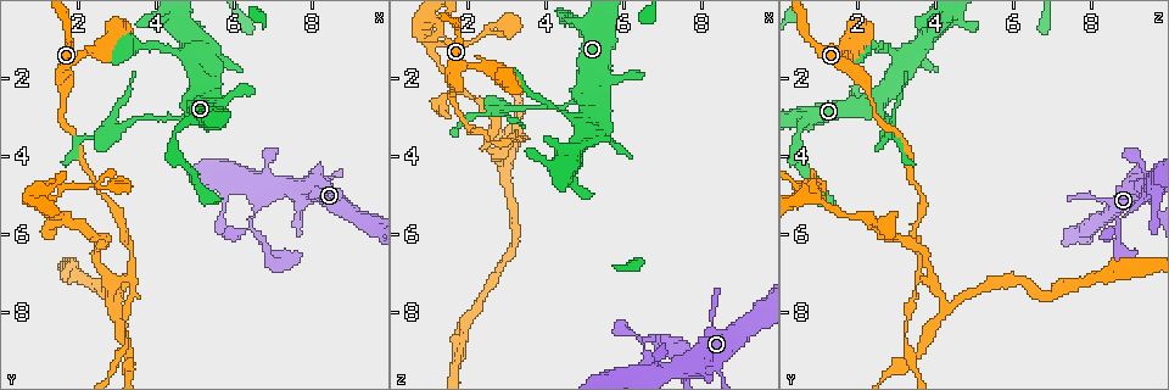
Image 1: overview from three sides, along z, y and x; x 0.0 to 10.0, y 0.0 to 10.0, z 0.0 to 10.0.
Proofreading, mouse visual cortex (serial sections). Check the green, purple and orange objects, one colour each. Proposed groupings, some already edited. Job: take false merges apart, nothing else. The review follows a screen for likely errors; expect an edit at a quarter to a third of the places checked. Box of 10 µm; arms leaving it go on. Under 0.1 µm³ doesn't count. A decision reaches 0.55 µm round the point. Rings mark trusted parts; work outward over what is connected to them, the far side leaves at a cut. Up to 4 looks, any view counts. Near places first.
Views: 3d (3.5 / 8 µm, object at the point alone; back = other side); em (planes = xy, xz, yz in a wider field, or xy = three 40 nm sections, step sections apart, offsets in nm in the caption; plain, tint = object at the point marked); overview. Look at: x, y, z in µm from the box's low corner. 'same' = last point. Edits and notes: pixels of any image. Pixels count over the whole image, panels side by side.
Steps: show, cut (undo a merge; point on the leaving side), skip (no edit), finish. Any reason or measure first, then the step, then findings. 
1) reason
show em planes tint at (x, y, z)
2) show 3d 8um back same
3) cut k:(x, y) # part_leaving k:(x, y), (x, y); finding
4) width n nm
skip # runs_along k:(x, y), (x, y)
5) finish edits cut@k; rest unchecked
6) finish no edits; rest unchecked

three-way junction
show 3d 3.5um at (2.95, 7.30, 3.90)

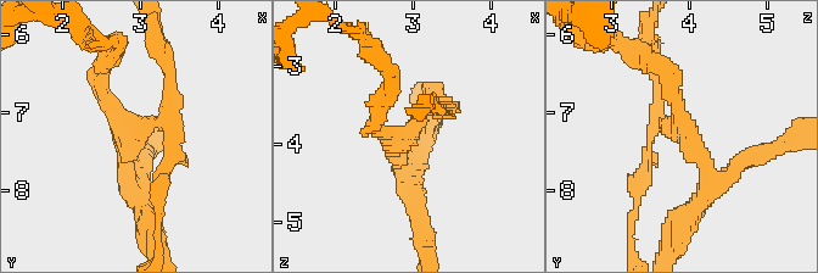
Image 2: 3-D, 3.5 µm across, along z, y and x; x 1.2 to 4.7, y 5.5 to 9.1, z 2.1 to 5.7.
show em xy step 3 tint at (2.95, 7.20, 3.85)

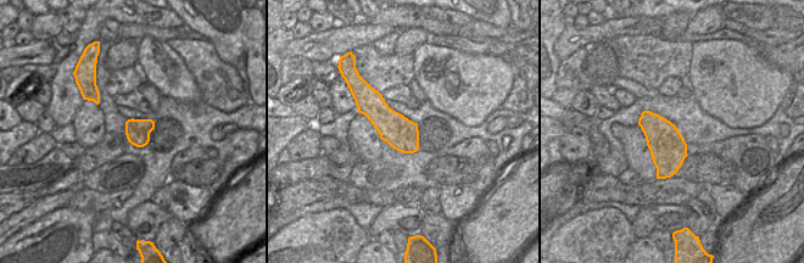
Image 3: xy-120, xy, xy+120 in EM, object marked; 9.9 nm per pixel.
cut 2:(130, 149) # part_leaving 2:(155, 118), (140, 167); two cells meet here

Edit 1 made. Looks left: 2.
sudden change in width
show 3d 3.5um at (6.75, 6.20, 8.65)

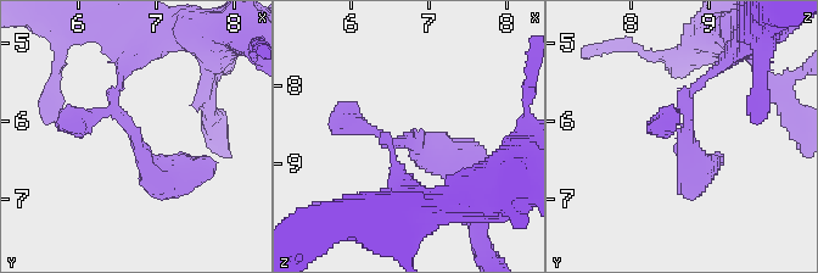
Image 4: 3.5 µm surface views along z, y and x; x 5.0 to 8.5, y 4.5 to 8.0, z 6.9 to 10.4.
show em xy step 5 tint at (6.70, 6.15, 8.70)

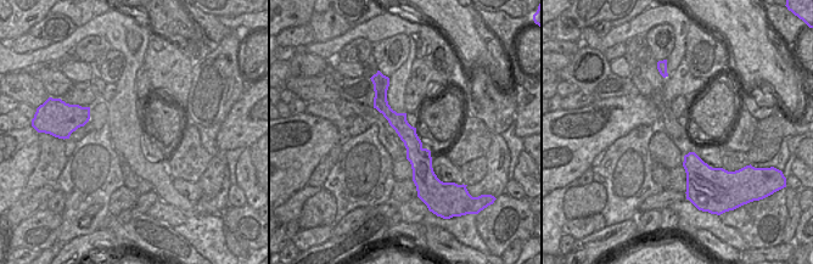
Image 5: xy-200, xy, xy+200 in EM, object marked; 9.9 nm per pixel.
skip # runs_along 5:(383, 85), (381, 105), (408, 134), (425, 181); one cell here

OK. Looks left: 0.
finish edits cut@2; rest unchecked

